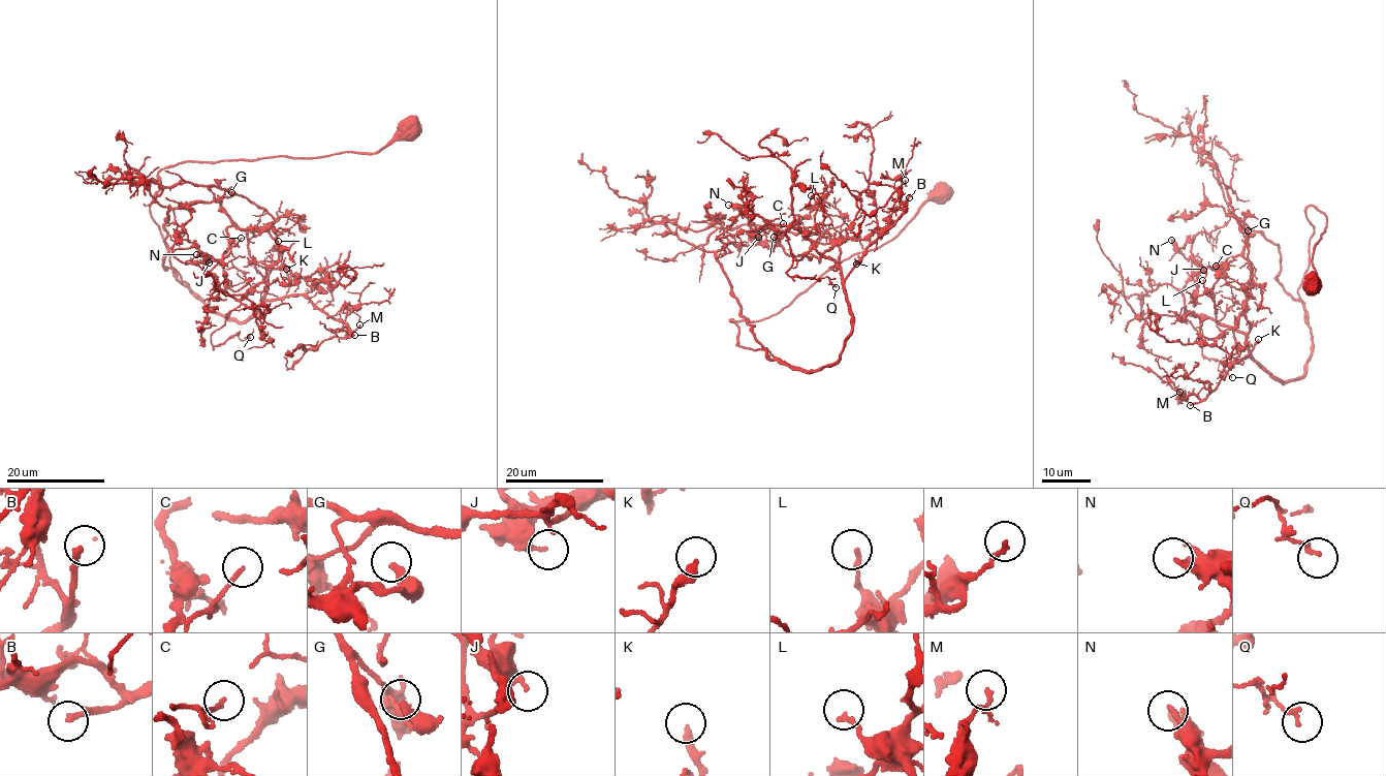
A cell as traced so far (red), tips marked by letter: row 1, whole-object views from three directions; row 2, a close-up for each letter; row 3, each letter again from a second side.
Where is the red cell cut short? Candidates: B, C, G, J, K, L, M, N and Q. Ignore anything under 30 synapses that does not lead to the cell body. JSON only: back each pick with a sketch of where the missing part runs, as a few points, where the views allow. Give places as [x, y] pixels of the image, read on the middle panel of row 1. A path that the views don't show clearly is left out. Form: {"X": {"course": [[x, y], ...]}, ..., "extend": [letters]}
{"B": {"course": [[909, 197], [915, 158], [906, 159], [893, 153], [875, 137], [871, 130], [878, 118]]}, "extend": ["B"]}

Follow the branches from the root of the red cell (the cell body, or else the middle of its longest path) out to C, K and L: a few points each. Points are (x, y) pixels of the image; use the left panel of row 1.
C: (410, 130), (368, 154), (160, 169), (150, 211), (165, 269), (174, 209), (216, 200), (230, 247), (241, 238)
K: (410, 130), (368, 154), (160, 169), (151, 216), (174, 271), (215, 312), (249, 318), (285, 293), (286, 269)
L: (410, 130), (368, 154), (160, 169), (151, 216), (174, 271), (215, 312), (253, 315), (278, 241)

